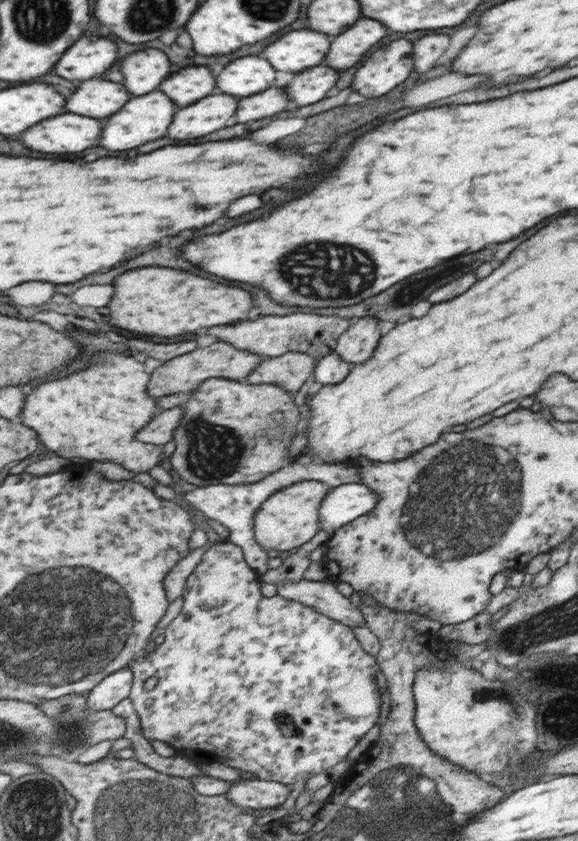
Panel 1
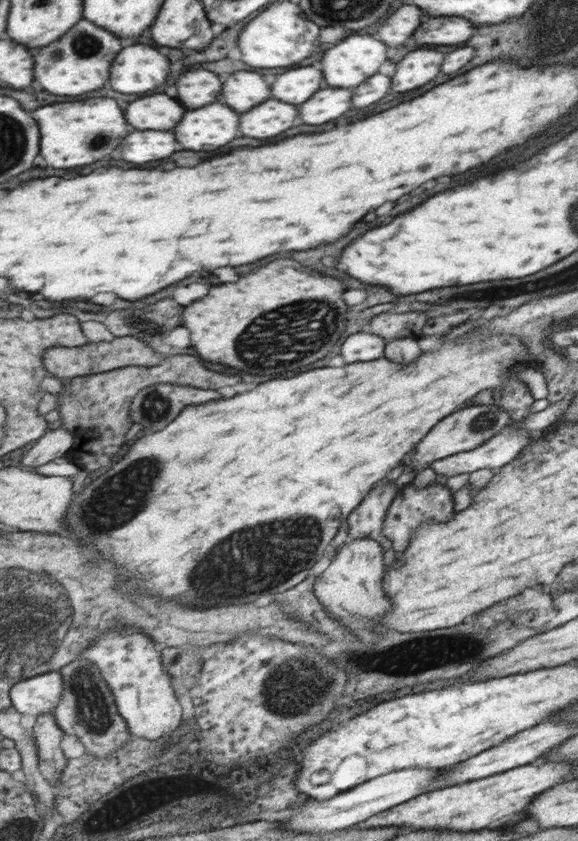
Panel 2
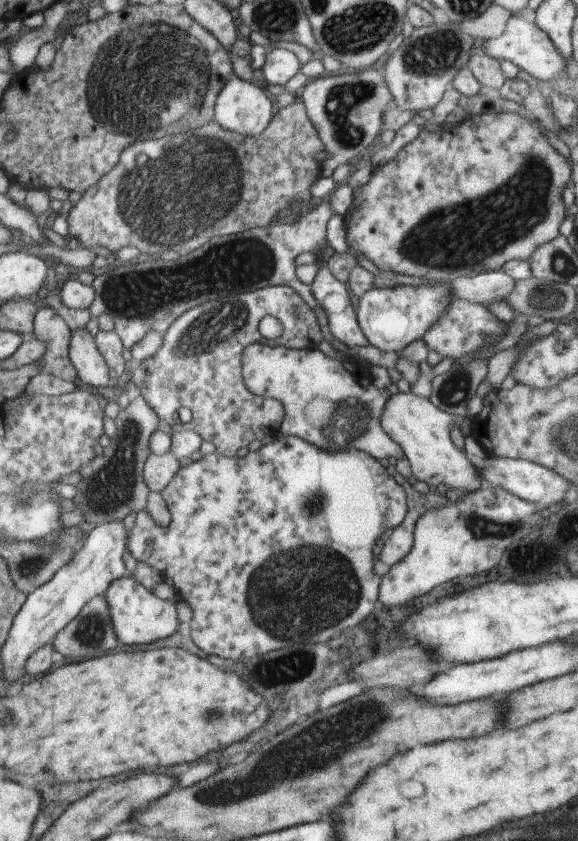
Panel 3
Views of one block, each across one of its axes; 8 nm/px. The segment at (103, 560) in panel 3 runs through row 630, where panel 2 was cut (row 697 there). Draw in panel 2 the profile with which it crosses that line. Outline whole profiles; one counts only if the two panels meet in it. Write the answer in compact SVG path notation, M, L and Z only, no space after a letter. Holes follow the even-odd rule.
M60 671L22 680L11 690L12 706L22 712L29 720L54 712L61 702L63 679Z

